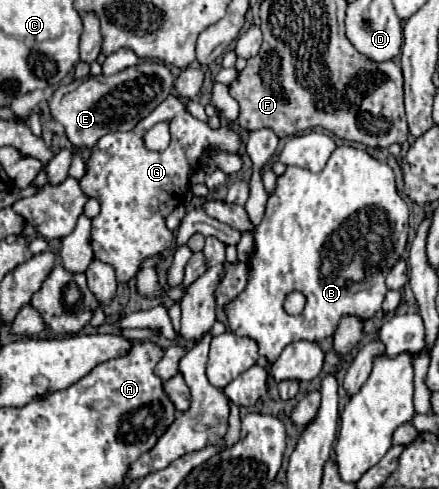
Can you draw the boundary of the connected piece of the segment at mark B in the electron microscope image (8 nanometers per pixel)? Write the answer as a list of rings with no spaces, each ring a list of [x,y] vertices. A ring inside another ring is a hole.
[[[339,146],[327,160],[327,166],[315,174],[307,168],[289,166],[277,178],[273,194],[269,194],[265,216],[255,232],[255,252],[249,268],[247,288],[237,300],[225,306],[229,328],[257,342],[259,354],[275,362],[283,348],[297,340],[319,342],[333,336],[343,316],[369,320],[385,300],[385,278],[399,262],[409,234],[409,210],[395,186],[393,170],[371,158],[365,150],[353,146]],[[297,290],[307,298],[305,310],[299,316],[289,316],[283,310],[285,294]]]

